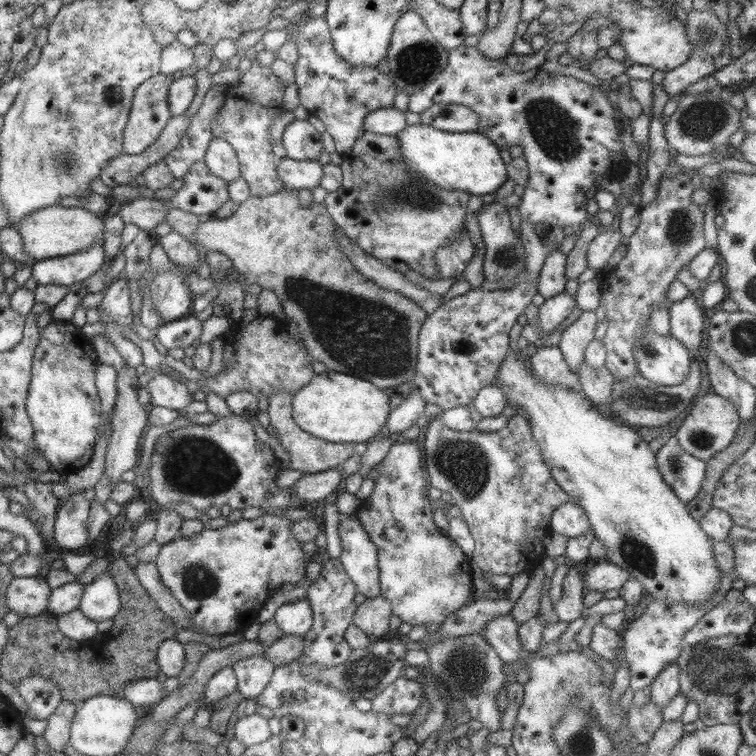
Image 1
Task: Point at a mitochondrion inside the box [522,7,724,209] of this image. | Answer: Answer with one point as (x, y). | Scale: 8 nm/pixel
(707, 34)

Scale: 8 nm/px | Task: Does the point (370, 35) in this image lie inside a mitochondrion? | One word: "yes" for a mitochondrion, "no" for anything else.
no

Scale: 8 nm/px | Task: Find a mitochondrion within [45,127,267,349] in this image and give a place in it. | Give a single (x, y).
(66, 165)

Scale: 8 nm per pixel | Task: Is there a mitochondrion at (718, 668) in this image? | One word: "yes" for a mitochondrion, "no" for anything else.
yes

